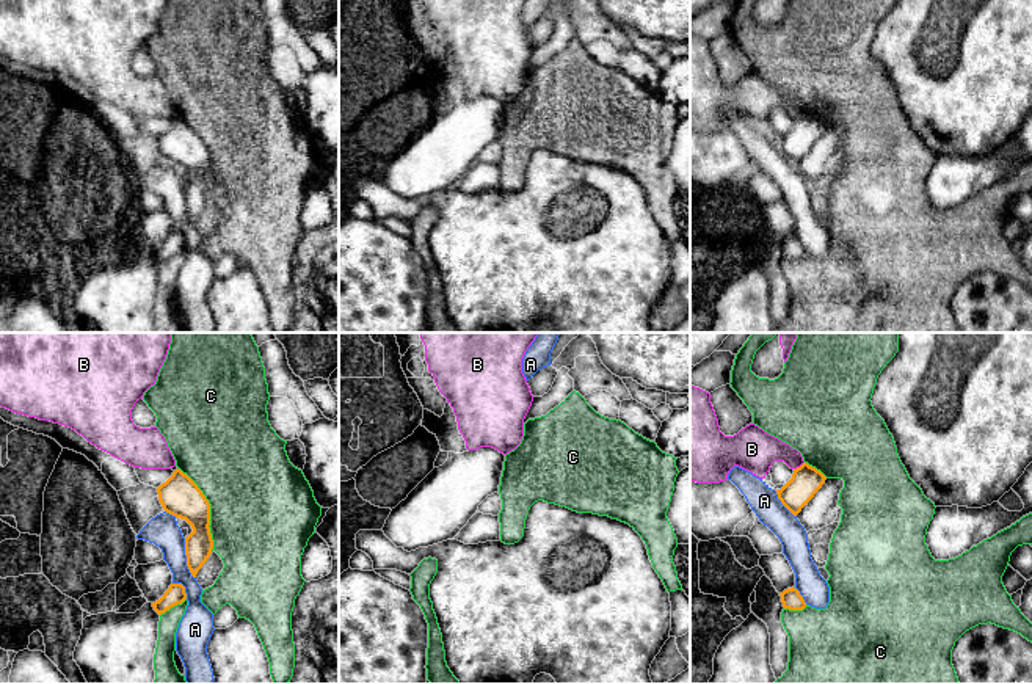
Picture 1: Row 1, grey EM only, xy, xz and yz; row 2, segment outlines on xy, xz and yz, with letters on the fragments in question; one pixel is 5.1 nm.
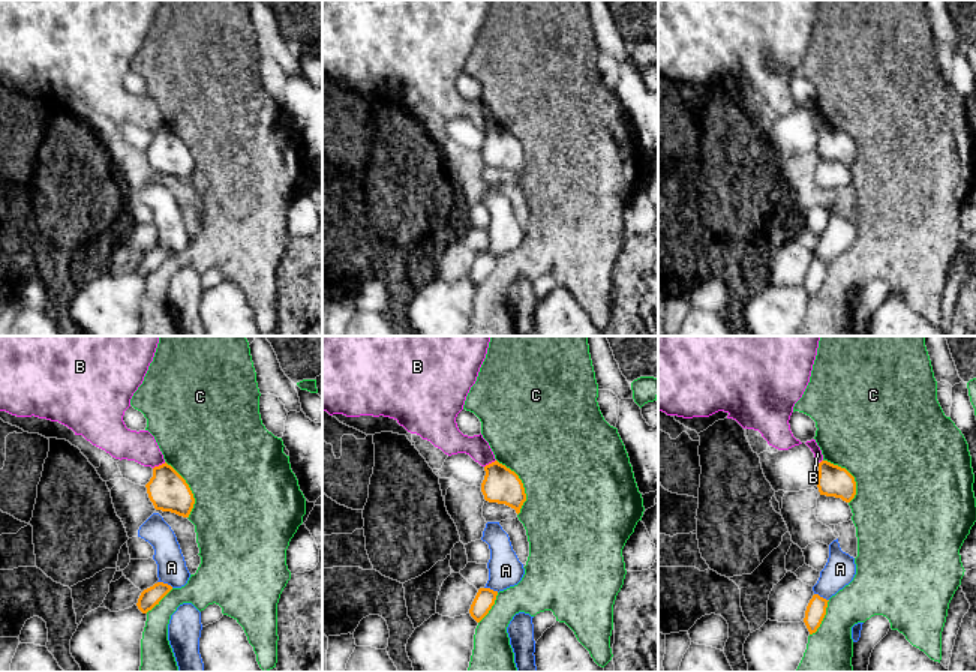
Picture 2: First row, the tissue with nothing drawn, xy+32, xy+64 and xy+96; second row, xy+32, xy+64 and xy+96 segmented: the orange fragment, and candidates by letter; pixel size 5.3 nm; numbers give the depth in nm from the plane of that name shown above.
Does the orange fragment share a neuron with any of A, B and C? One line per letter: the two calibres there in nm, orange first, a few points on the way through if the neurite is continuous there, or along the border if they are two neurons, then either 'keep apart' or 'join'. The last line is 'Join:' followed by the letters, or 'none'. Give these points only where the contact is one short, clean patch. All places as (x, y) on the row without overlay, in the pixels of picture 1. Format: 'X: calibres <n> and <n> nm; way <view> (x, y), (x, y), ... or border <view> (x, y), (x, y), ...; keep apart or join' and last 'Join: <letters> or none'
A: calibres 140 and 160 nm; keep apart
B: calibres 160 and 220 nm; border yz (803, 110), (794, 118); keep apart
C: calibres 200 and 500 nm; keep apart
Join: none

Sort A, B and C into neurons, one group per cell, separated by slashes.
A / B / C

